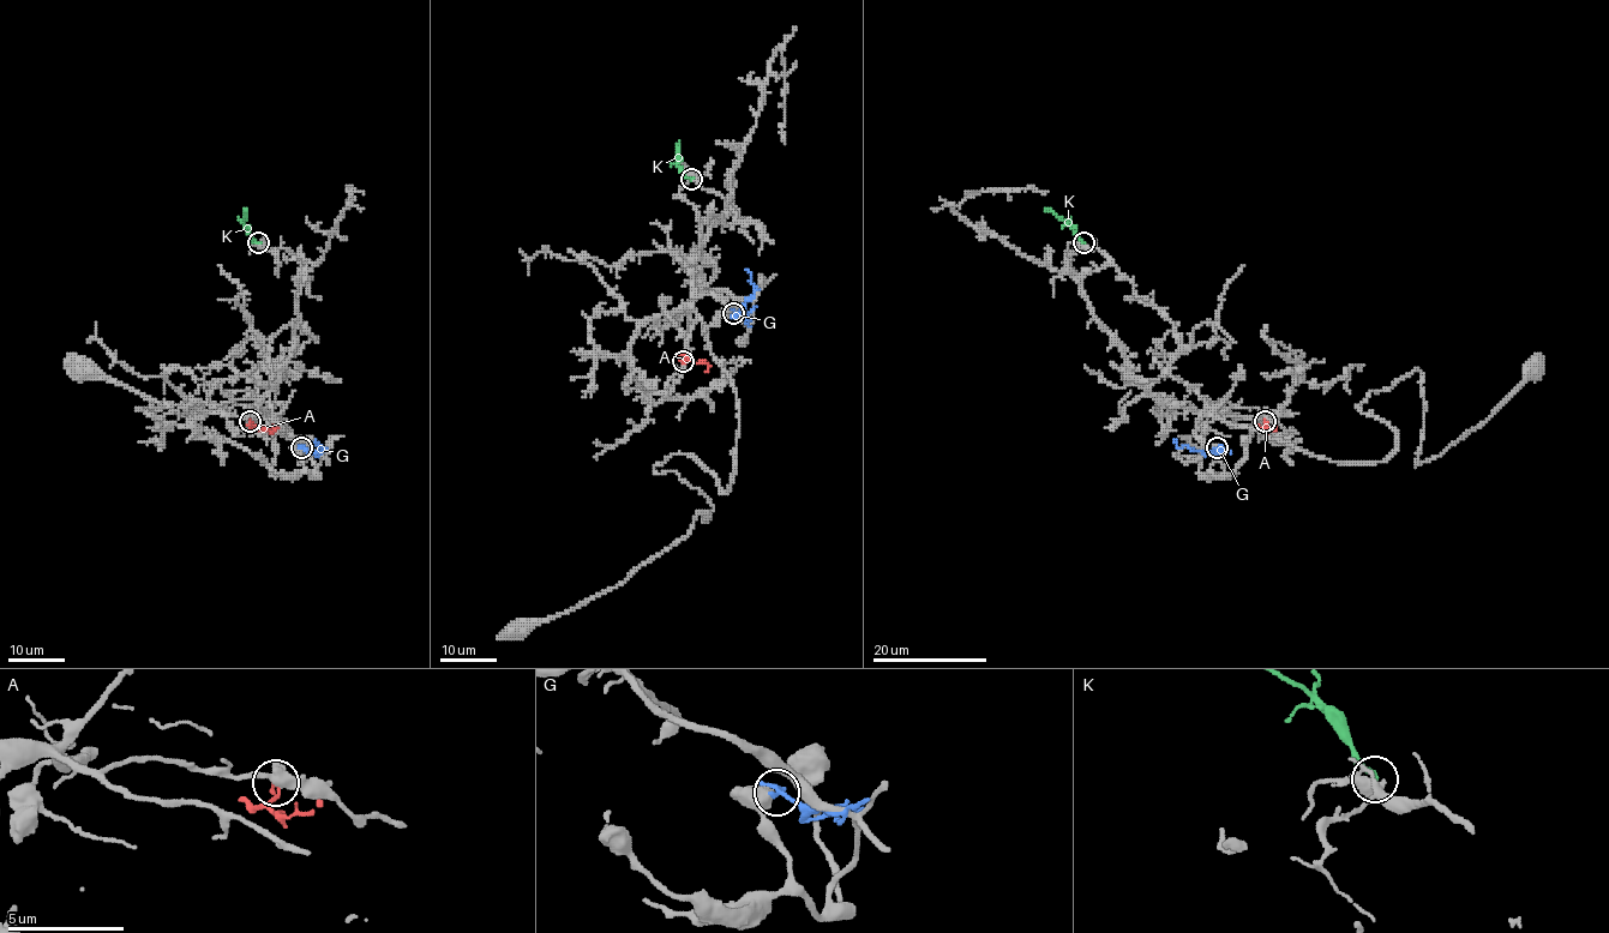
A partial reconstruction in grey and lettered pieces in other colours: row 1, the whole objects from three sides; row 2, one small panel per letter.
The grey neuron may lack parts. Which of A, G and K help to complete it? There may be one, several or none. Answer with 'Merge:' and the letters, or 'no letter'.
Merge: K

